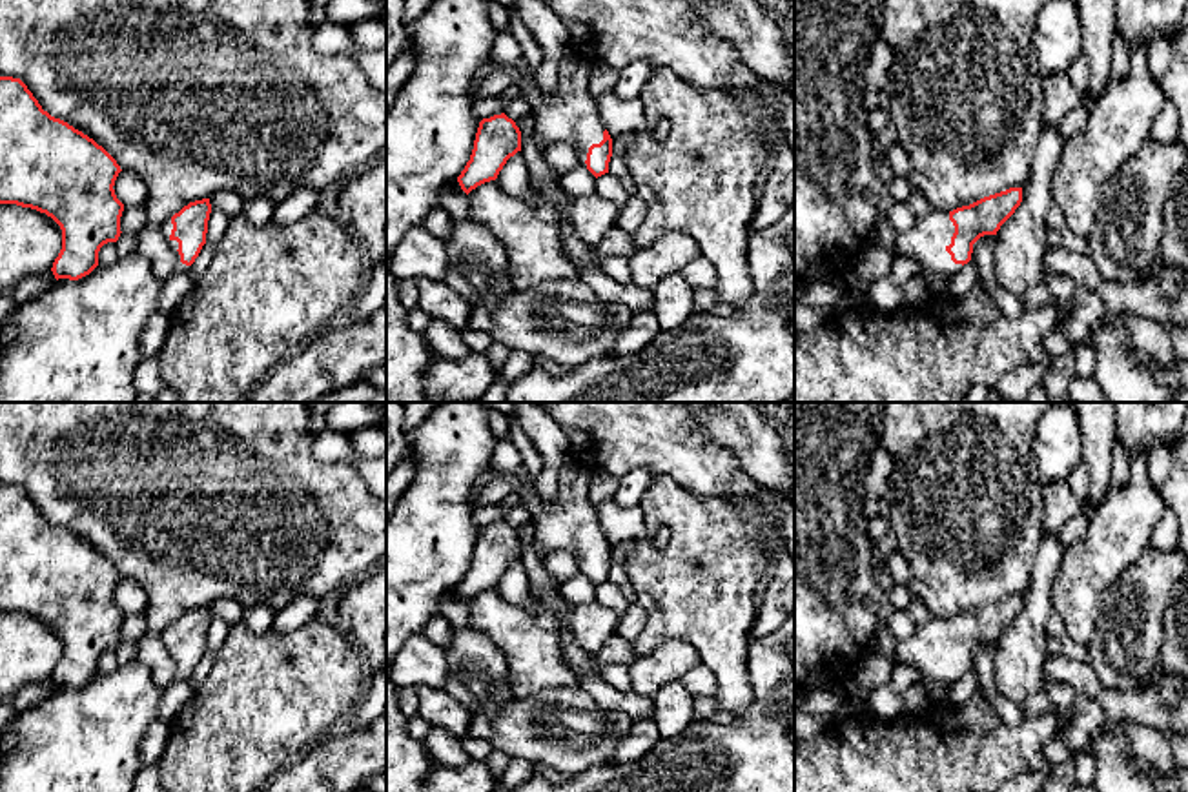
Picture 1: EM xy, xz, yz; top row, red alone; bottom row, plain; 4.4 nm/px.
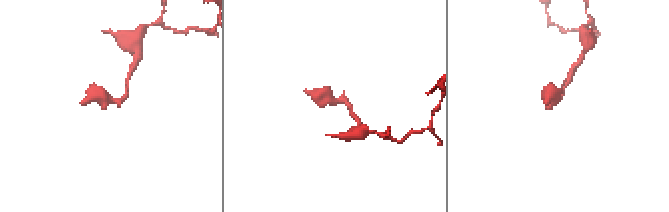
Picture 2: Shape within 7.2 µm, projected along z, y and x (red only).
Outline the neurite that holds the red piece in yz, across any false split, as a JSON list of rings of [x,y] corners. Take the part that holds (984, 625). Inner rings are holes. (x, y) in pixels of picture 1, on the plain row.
[[[1009,595],[953,619],[931,617],[898,643],[895,663],[915,666],[926,686],[953,685],[971,668],[973,652],[997,643],[1020,610],[1022,595]]]

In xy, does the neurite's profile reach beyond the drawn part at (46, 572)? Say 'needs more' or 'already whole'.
already whole

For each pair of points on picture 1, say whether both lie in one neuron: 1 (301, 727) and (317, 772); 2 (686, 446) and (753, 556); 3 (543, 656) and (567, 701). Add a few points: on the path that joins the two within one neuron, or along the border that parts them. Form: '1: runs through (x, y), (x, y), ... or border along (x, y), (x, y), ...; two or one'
1: border along (321, 738), (305, 754); two
2: border along (676, 481), (695, 496), (726, 497), (740, 503); two
3: border along (578, 685), (518, 698); two

